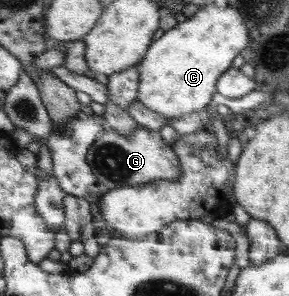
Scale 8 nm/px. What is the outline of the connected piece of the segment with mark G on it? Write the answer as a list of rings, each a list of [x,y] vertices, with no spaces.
[[[140,125],[127,136],[121,136],[118,132],[106,128],[98,141],[91,146],[88,163],[108,190],[121,189],[126,185],[144,185],[158,179],[174,181],[181,174],[175,153],[159,132],[152,132]]]

